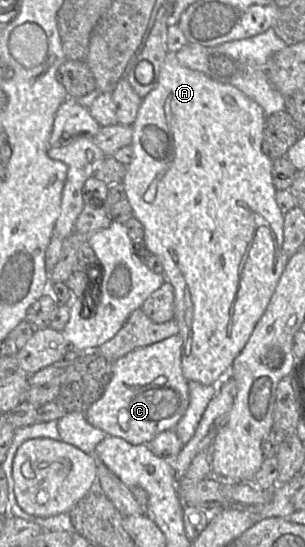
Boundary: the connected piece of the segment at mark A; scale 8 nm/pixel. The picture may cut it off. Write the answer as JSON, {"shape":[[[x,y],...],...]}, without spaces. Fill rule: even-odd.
{"shape":[[[168,56],[161,66],[156,87],[143,101],[132,124],[133,159],[126,167],[122,184],[135,217],[144,228],[143,243],[157,256],[164,268],[165,282],[174,288],[174,319],[183,338],[181,365],[184,377],[188,381],[197,381],[204,385],[218,385],[228,374],[234,359],[248,342],[256,324],[264,314],[287,260],[283,251],[284,215],[276,202],[276,192],[272,181],[272,163],[262,151],[265,112],[254,100],[228,82],[220,81],[211,75],[192,70],[181,65],[175,56]]]}

